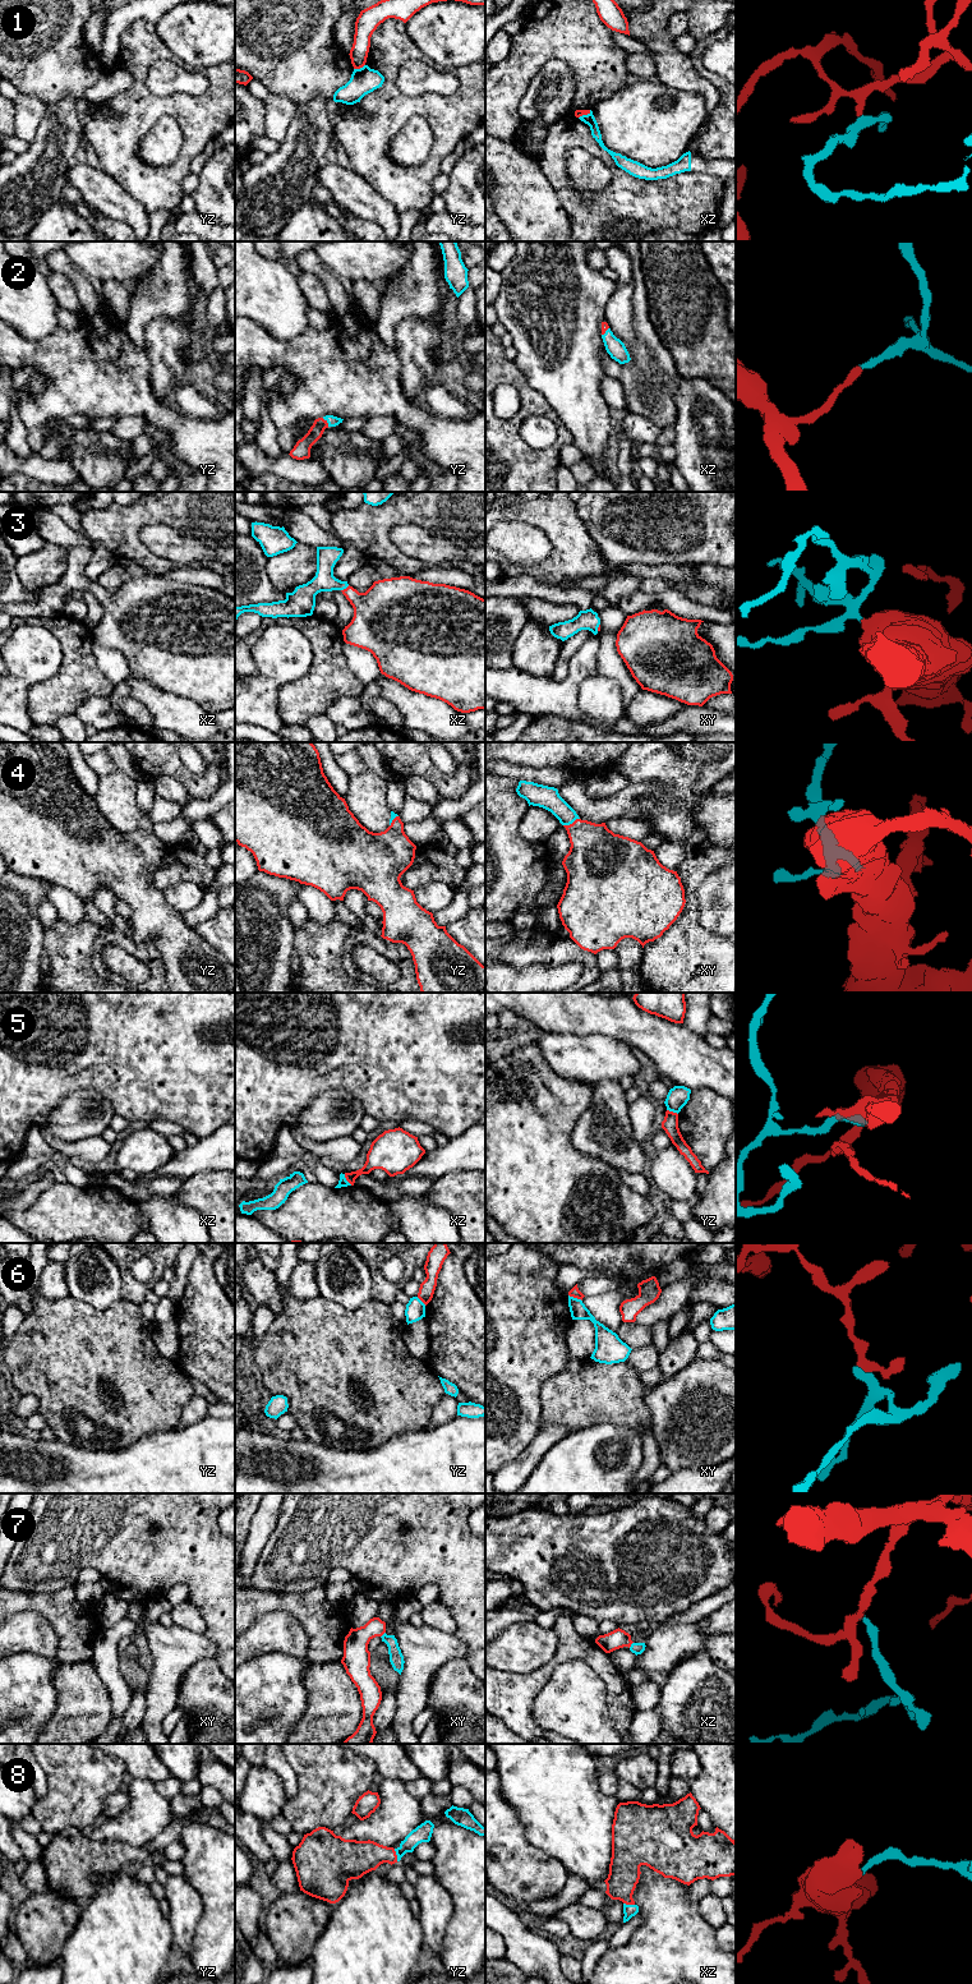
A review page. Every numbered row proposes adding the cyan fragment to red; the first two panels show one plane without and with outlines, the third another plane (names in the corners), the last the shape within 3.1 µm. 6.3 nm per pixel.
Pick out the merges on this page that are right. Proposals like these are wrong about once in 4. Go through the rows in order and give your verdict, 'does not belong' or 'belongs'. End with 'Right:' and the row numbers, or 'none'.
1: does not belong
2: belongs
3: belongs
4: belongs
5: does not belong
6: does not belong
7: belongs
8: belongs
Right: 2, 3, 4, 7, 8

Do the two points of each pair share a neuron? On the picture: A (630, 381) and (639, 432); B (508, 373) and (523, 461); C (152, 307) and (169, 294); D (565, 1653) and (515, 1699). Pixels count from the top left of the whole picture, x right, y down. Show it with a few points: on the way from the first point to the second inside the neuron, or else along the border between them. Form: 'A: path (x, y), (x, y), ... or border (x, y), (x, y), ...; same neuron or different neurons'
A: border (626, 412), (650, 419), (660, 429); different neurons
B: path (525, 395), (525, 410), (512, 424), (512, 440); same neuron
C: path (156, 303), (165, 294); same neuron
D: path (552, 1663), (528, 1686); same neuron

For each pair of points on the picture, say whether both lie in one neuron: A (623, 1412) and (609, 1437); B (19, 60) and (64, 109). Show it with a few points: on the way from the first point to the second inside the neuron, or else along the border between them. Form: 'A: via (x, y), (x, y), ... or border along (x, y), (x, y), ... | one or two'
A: border along (588, 1426), (618, 1423), (634, 1428), (640, 1435) | two
B: border along (75, 100), (61, 97), (49, 104) | two

